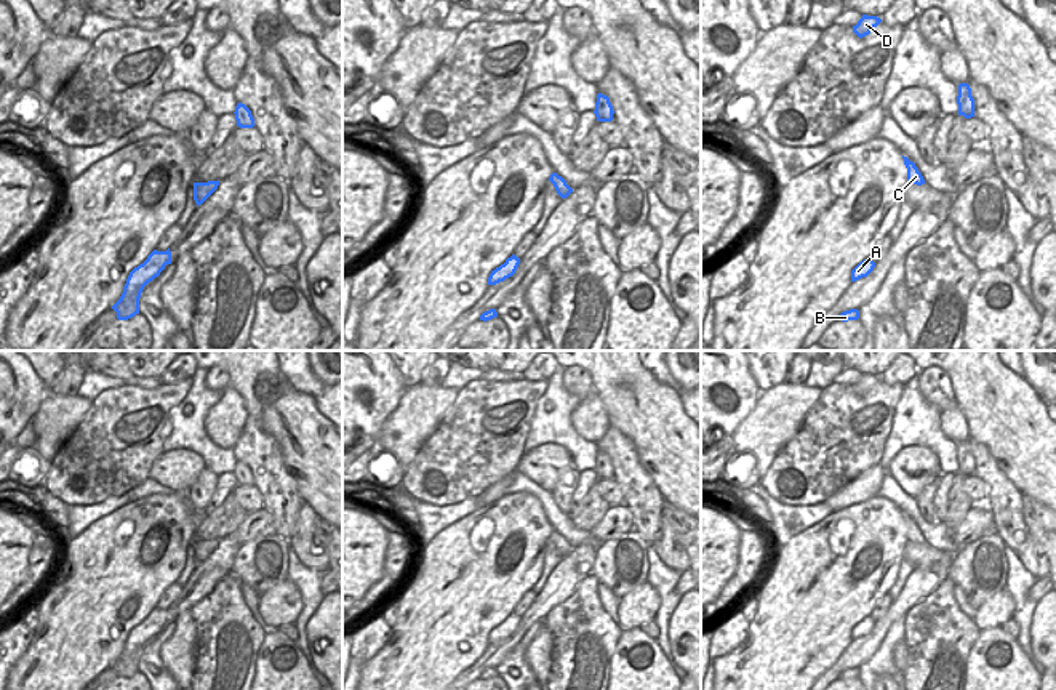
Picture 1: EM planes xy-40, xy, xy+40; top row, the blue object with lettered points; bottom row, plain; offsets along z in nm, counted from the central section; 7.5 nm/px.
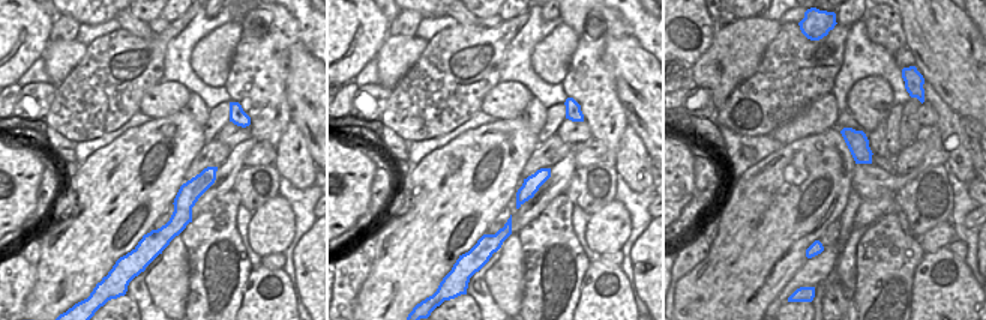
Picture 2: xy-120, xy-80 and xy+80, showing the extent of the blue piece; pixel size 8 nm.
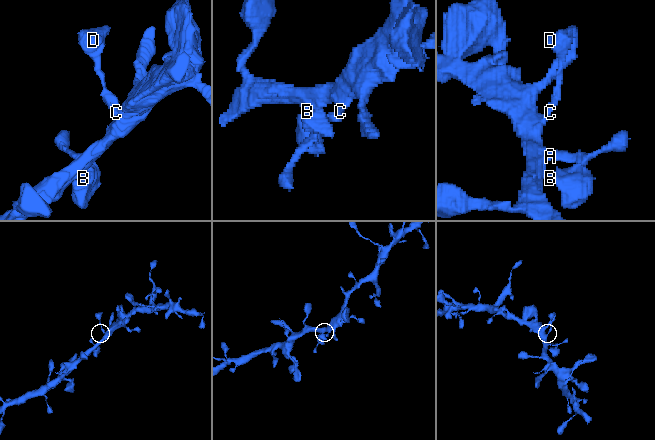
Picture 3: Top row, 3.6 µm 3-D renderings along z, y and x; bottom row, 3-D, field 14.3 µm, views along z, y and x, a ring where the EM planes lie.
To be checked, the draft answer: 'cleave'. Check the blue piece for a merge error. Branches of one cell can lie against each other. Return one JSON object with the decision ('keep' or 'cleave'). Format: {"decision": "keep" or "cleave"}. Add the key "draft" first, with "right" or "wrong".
{"draft": "wrong", "decision": "keep"}

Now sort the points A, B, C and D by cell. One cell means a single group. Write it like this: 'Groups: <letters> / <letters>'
Groups: A B C D.

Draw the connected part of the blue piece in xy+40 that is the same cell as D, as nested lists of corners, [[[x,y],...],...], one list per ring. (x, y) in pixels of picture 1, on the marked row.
[[[862,14],[862,18],[858,21],[858,24],[853,26],[853,32],[854,32],[859,38],[862,38],[862,37],[869,35],[870,30],[872,30],[874,27],[877,27],[880,22],[882,22],[882,19],[877,18],[877,16]]]

